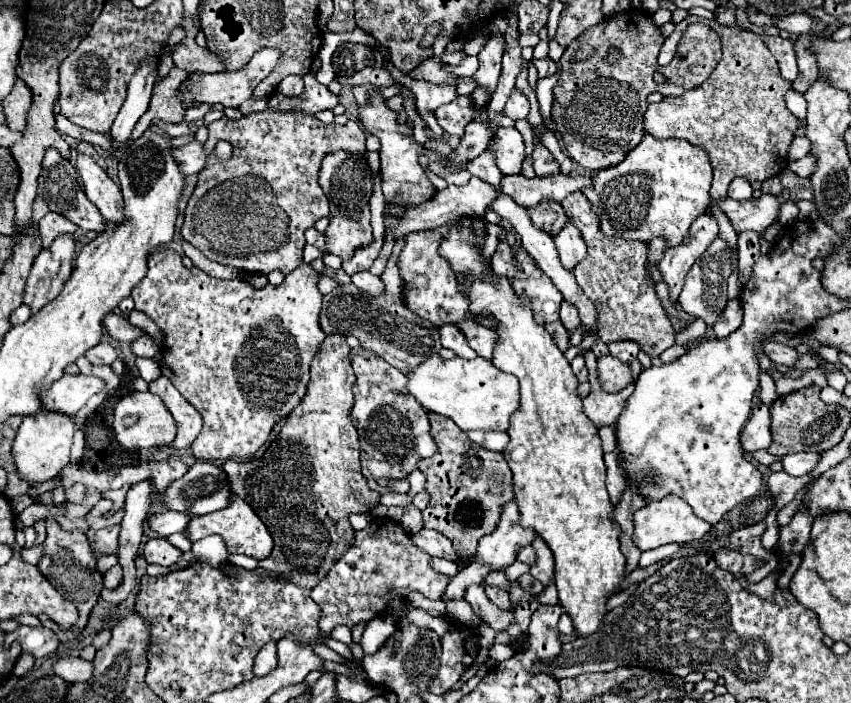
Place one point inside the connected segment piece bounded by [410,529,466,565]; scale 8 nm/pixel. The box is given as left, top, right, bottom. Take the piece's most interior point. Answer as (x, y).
(434, 543)

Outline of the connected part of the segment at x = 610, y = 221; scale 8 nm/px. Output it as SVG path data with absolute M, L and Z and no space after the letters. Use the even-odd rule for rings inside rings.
M650 133L628 153L628 157L614 169L602 169L594 175L594 189L586 189L586 197L594 205L602 221L602 231L610 237L626 237L650 241L654 237L664 237L668 247L680 245L688 235L692 221L710 207L710 185L712 185L712 165L706 149L692 145L686 139L658 139Z

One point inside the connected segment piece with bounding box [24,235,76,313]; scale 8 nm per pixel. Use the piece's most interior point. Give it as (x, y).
(53, 266)

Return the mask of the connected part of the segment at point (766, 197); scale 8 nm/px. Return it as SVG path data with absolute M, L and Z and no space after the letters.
M782 187L780 195L764 193L762 197L748 199L748 201L734 201L734 199L726 197L720 203L720 207L732 221L736 233L742 233L748 229L762 233L768 225L776 223L780 205L786 201L790 201L790 191L786 187Z

